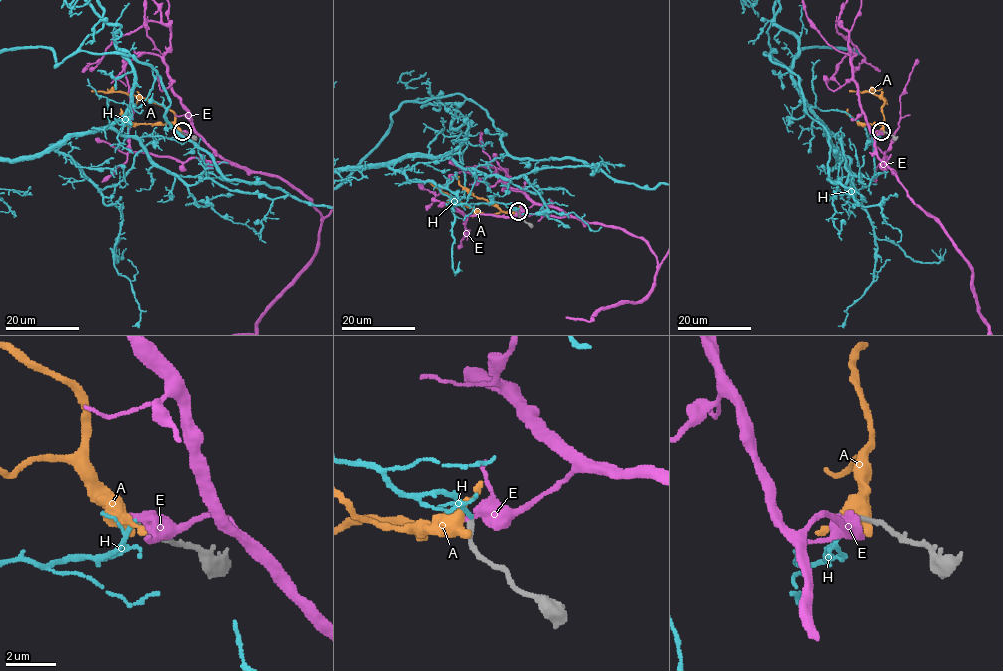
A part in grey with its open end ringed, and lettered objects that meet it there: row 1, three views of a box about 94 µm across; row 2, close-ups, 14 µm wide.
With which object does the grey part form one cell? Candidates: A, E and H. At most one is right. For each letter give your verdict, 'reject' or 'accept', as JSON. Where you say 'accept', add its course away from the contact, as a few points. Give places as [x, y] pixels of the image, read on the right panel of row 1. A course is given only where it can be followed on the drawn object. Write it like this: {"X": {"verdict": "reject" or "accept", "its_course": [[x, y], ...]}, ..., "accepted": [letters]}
{"A": {"verdict": "reject"}, "E": {"verdict": "reject"}, "H": {"verdict": "accept"}, "accepted": ["H"]}

